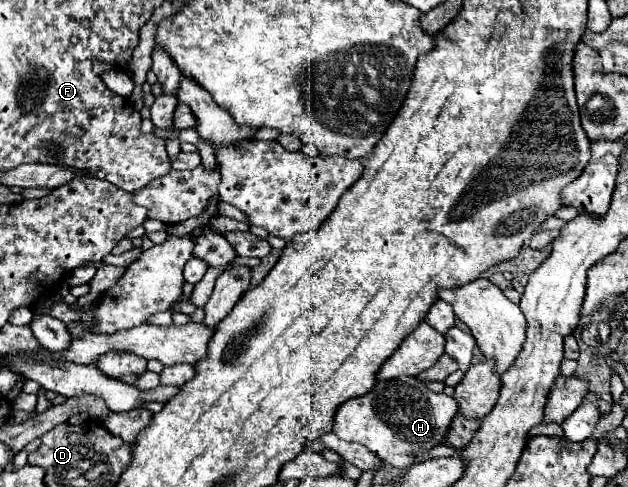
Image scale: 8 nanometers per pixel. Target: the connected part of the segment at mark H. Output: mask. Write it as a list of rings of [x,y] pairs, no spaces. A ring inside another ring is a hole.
[[[396,377],[392,381],[380,381],[370,393],[352,397],[340,405],[334,417],[332,433],[344,441],[356,441],[366,445],[382,461],[406,471],[414,465],[416,451],[428,451],[440,443],[452,417],[458,411],[458,403],[446,393],[432,393],[416,377]]]

